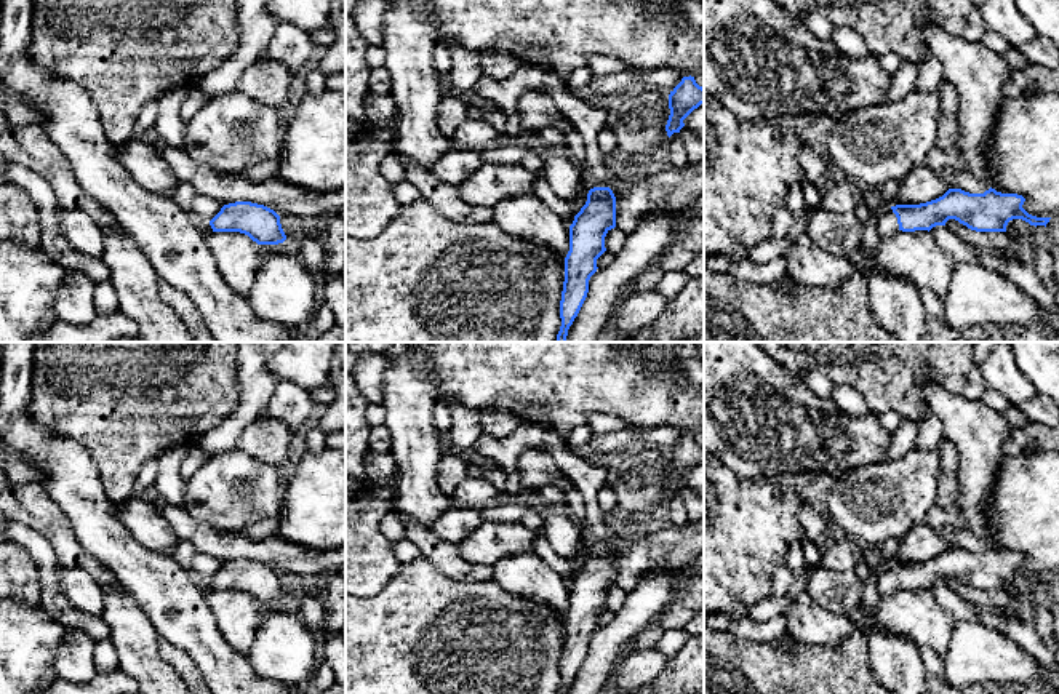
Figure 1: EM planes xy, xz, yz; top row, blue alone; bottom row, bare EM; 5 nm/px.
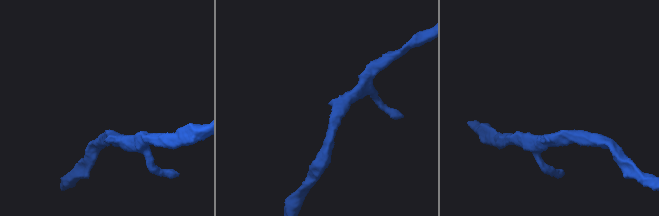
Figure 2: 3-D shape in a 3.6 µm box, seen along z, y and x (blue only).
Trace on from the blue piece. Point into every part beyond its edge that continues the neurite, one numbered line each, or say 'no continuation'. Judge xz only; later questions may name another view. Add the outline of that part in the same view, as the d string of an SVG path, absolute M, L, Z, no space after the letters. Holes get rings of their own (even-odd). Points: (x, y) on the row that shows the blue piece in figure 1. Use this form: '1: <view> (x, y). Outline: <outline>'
no continuation

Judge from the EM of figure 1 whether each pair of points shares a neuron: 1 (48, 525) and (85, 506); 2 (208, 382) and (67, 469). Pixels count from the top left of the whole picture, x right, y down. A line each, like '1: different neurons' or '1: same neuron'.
1: different neurons
2: different neurons

